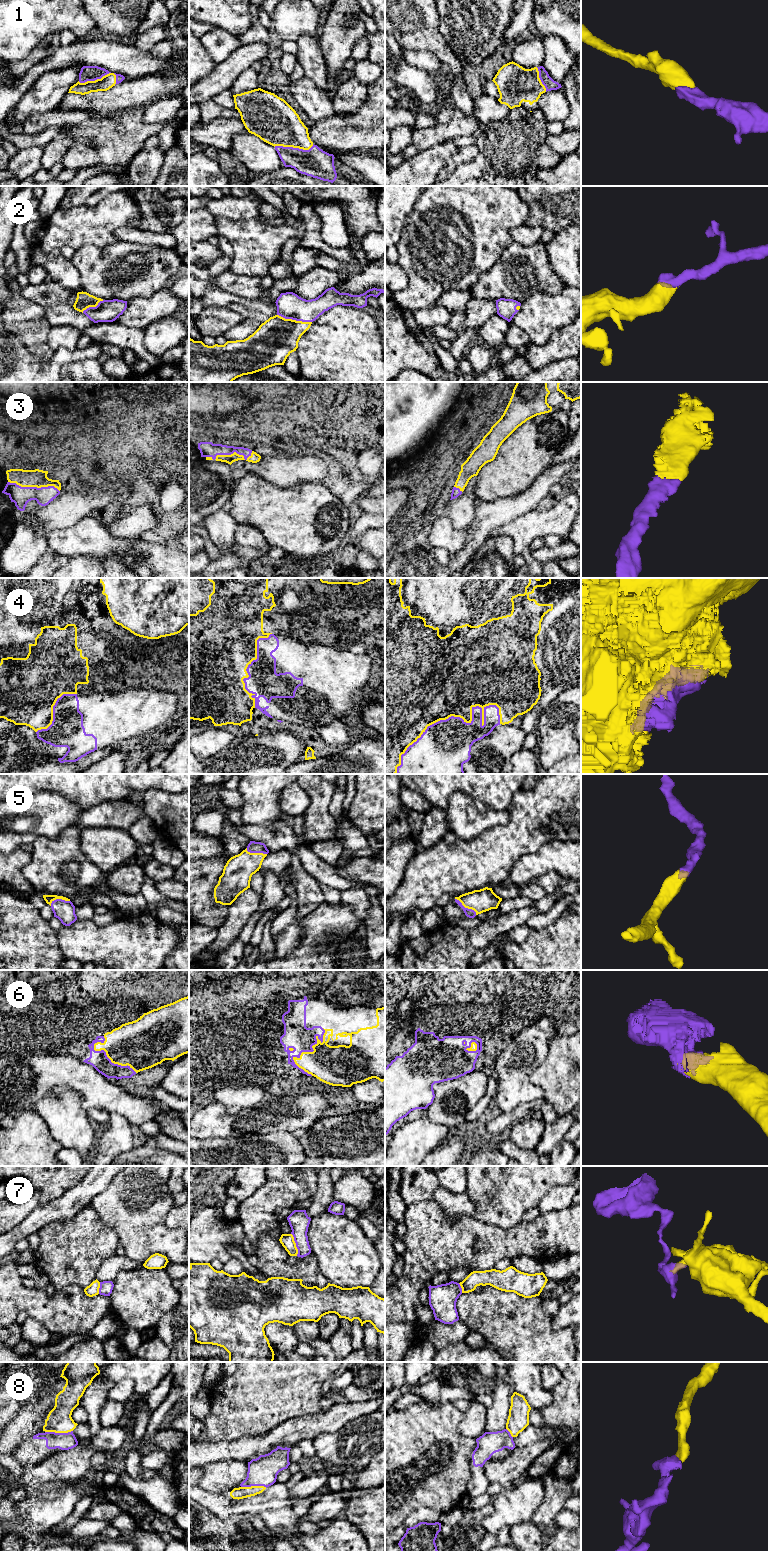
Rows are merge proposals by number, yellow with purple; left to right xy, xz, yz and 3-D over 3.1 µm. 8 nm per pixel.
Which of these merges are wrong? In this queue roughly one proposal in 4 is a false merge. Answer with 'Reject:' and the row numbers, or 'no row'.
Reject: 4, 7

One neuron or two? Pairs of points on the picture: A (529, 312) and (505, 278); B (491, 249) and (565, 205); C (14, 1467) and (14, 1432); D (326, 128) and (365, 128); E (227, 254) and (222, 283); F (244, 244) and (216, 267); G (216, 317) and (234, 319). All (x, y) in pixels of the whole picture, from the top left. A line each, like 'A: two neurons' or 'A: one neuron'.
A: two neurons
B: two neurons
C: two neurons
D: one neuron
E: two neurons
F: two neurons
G: one neuron

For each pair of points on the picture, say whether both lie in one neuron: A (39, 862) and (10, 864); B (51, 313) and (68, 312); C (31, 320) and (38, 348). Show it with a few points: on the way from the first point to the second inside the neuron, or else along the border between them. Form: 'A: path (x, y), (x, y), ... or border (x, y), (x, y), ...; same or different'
A: border (30, 853), (31, 860), (22, 875), (32, 886); different
B: path (55, 313), (64, 313); same
C: path (31, 327), (36, 341); same

